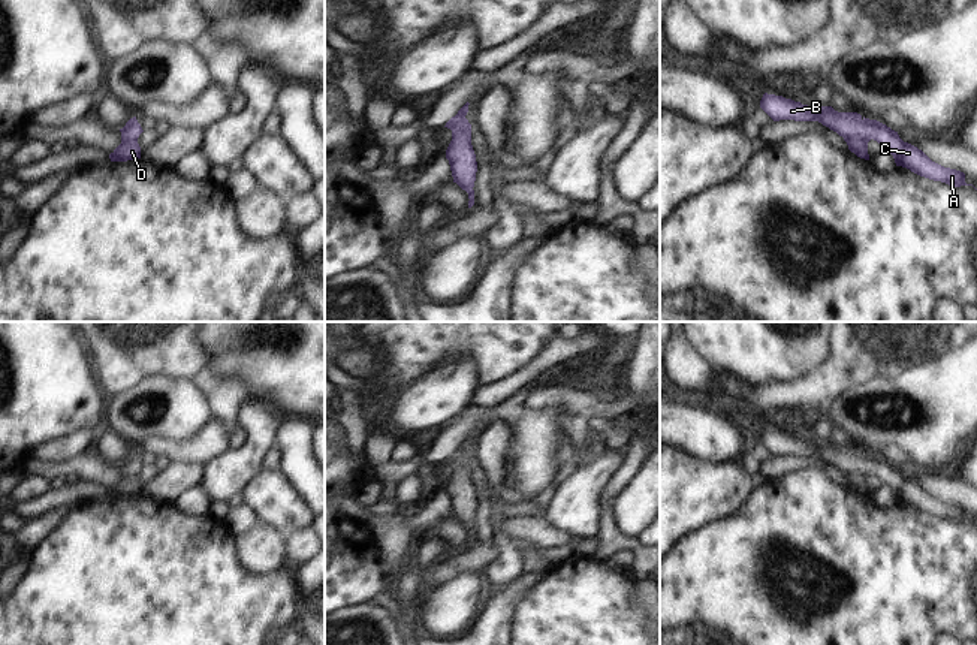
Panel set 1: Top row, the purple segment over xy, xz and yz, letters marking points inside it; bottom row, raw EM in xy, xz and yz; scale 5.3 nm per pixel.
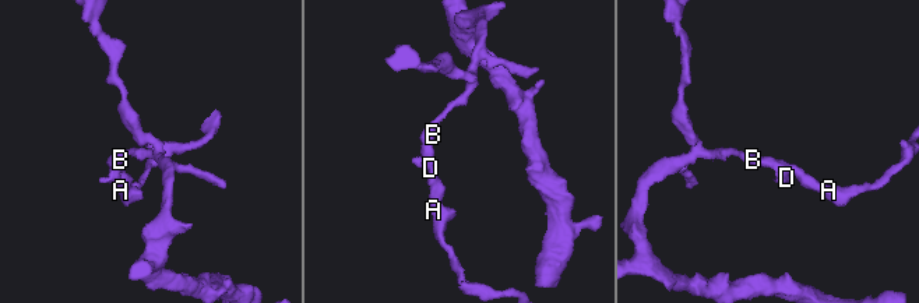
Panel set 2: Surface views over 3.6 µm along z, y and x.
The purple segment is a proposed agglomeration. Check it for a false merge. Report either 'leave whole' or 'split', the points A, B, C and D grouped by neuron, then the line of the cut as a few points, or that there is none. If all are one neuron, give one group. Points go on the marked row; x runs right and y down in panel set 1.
leave whole; groups A B C D; cut none

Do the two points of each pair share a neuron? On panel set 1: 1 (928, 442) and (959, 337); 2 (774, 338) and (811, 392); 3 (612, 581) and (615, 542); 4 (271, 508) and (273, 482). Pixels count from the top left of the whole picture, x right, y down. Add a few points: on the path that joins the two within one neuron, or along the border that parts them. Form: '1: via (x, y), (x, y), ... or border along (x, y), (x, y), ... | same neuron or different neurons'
1: border along (961, 344), (937, 358), (923, 361) | different neurons
2: border along (828, 355), (798, 377), (771, 380), (768, 383) | different neurons
3: border along (593, 557), (605, 561) | different neurons
4: via (273, 502), (273, 488) | same neuron

